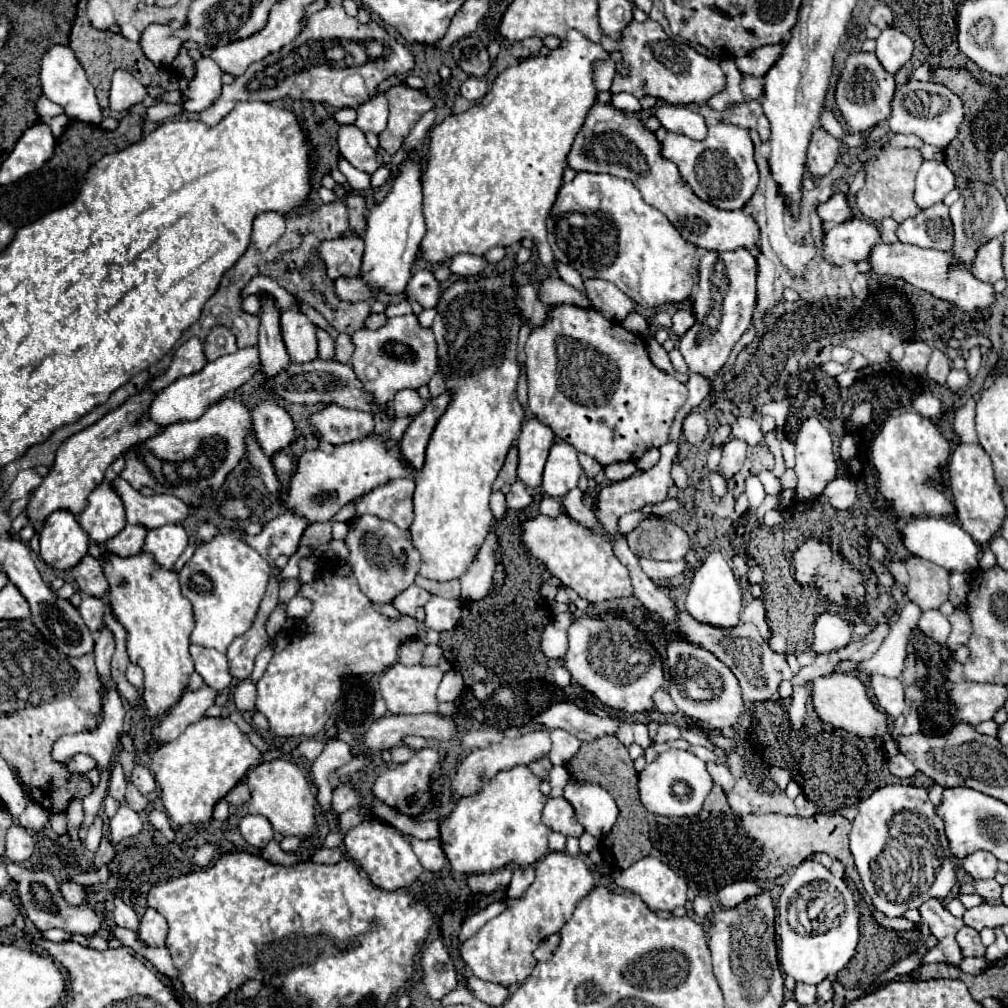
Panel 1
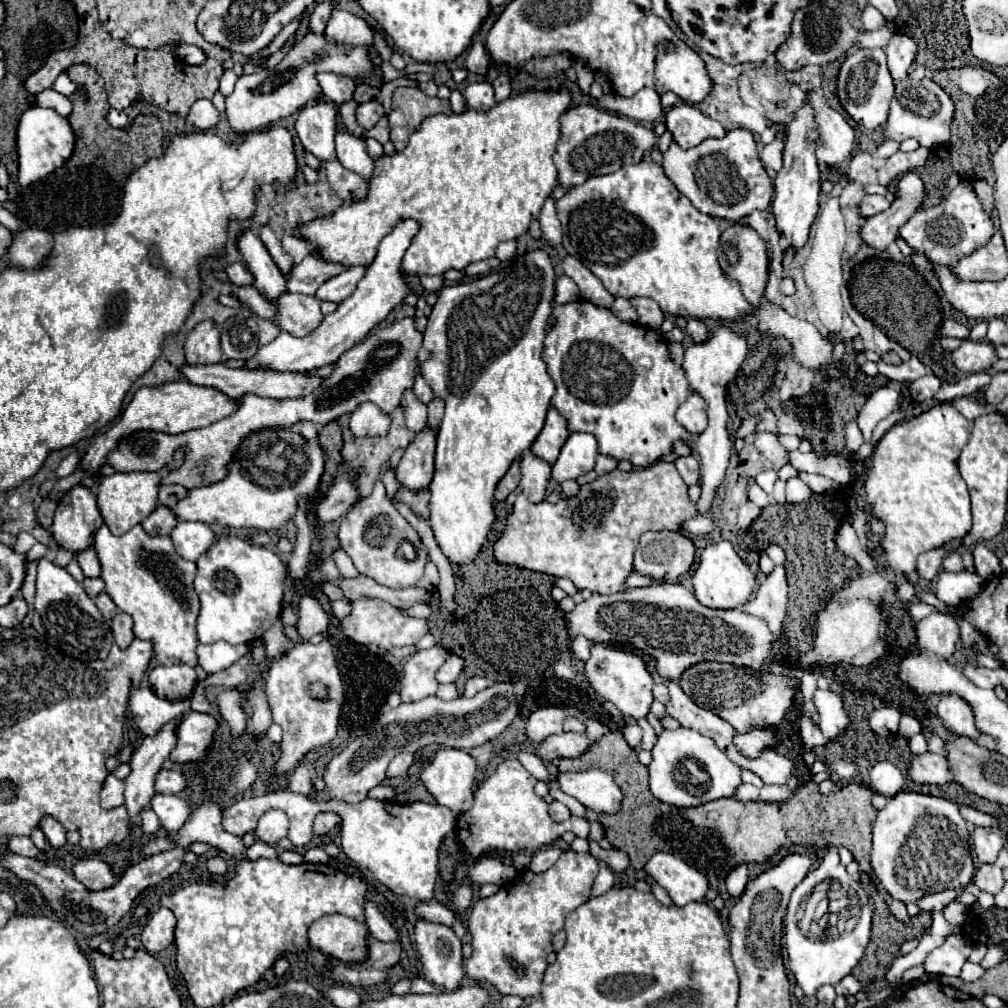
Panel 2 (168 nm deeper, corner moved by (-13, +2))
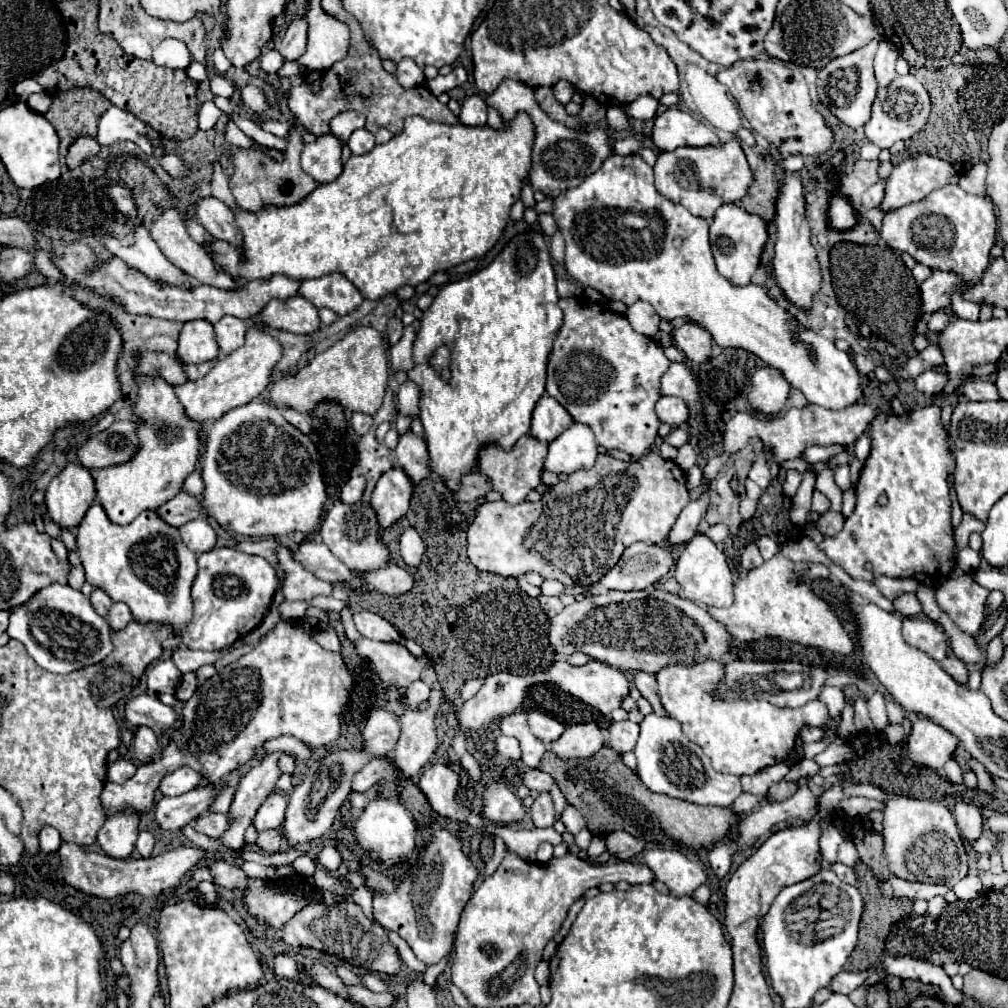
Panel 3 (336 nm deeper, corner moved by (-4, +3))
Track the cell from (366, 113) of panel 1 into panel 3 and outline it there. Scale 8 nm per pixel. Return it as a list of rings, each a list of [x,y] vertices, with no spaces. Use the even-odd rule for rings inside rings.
[[[341,112],[341,114],[337,114],[335,118],[331,118],[331,122],[329,122],[329,130],[331,130],[331,134],[333,136],[337,136],[343,144],[347,142],[347,138],[355,132],[355,130],[359,130],[359,128],[363,128],[365,126],[365,116],[361,114],[361,112]]]

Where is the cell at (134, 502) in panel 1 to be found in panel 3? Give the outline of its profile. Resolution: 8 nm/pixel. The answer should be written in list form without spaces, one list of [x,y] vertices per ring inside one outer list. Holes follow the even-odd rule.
[[[249,402],[225,412],[219,420],[215,420],[207,428],[205,456],[201,464],[203,464],[201,474],[205,482],[201,506],[225,530],[249,538],[285,536],[289,532],[299,530],[315,542],[321,540],[319,518],[323,512],[323,504],[327,500],[327,490],[321,476],[317,448],[309,440],[309,436],[291,426],[283,418],[283,412],[271,402]]]

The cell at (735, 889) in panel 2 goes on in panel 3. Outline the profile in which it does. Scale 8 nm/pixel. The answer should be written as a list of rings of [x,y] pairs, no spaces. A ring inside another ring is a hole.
[[[727,838],[719,840],[711,846],[709,864],[719,878],[723,878],[729,872],[729,868],[731,868],[731,842],[727,842]]]

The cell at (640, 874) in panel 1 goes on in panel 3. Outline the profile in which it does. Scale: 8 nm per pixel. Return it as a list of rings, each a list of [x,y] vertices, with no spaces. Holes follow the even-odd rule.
[[[651,848],[645,852],[645,864],[655,872],[657,880],[667,884],[673,896],[689,896],[695,888],[699,888],[707,876],[701,868],[701,864],[689,860],[683,852],[679,852],[677,848]]]

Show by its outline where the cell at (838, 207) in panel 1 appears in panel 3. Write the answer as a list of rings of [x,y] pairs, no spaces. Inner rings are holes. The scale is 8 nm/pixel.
[[[877,182],[873,184],[865,194],[863,194],[863,206],[865,208],[877,208],[883,202],[883,192],[885,192],[885,184]]]

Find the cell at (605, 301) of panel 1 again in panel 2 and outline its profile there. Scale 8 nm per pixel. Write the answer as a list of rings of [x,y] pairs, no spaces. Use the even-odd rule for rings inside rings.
[[[632,297],[628,301],[638,311],[638,317],[640,317],[642,325],[646,325],[650,329],[658,329],[658,325],[664,321],[664,313],[660,311],[656,301],[652,301],[648,297]]]

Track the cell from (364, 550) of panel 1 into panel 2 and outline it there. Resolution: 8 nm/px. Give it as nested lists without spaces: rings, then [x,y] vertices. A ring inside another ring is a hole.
[[[382,465],[380,475],[378,475],[378,479],[374,483],[372,495],[362,499],[360,503],[356,503],[344,515],[344,519],[340,523],[338,537],[340,537],[340,547],[352,557],[356,569],[362,575],[374,579],[376,583],[380,583],[384,587],[404,589],[404,587],[416,585],[420,581],[420,577],[424,575],[424,565],[428,561],[428,553],[426,553],[424,547],[418,547],[418,545],[422,545],[418,533],[412,529],[412,525],[398,513],[398,509],[388,499],[386,489],[382,485],[382,475],[386,473],[386,469],[388,469],[388,465]],[[404,539],[412,541],[416,551],[418,551],[418,557],[414,561],[406,561],[406,559],[398,557],[398,549],[400,549],[400,543]]]

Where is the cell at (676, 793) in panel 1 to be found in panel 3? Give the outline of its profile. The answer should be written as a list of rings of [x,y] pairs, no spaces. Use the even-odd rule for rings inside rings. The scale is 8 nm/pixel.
[[[647,714],[639,722],[639,728],[641,728],[639,740],[633,750],[637,758],[635,772],[651,792],[687,800],[699,806],[721,806],[721,808],[731,806],[733,800],[743,792],[739,776],[715,772],[709,756],[701,750],[701,746],[697,746],[695,742],[681,734],[681,726],[677,726],[673,718]]]

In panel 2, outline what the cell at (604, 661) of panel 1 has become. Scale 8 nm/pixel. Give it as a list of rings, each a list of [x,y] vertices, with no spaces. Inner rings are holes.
[[[592,643],[590,653],[592,655],[586,661],[584,673],[586,673],[586,679],[590,681],[592,689],[596,691],[596,695],[614,703],[622,715],[628,715],[634,719],[646,717],[650,711],[650,705],[654,701],[654,695],[652,695],[654,679],[648,671],[644,659],[630,649],[612,647],[612,645],[604,645],[604,643]]]

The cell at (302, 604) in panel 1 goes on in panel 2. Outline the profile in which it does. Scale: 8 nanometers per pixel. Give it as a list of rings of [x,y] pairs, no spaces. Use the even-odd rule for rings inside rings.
[[[342,598],[336,601],[331,601],[330,605],[331,605],[333,614],[338,619],[343,619],[351,611],[351,602],[346,598]]]

